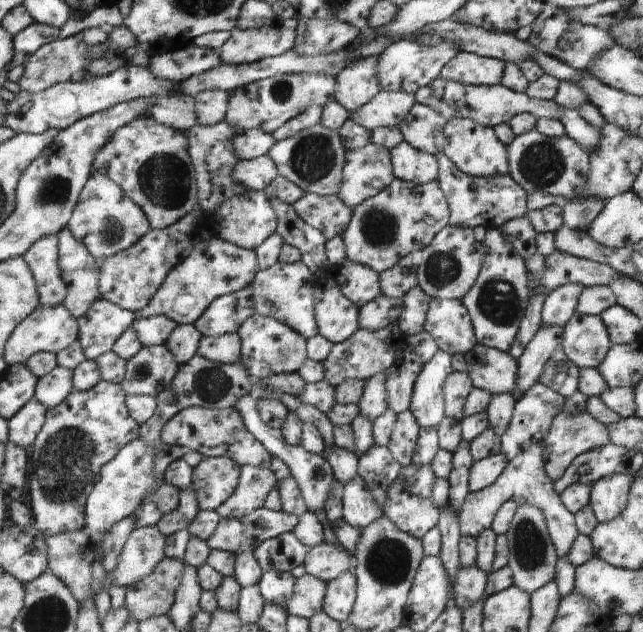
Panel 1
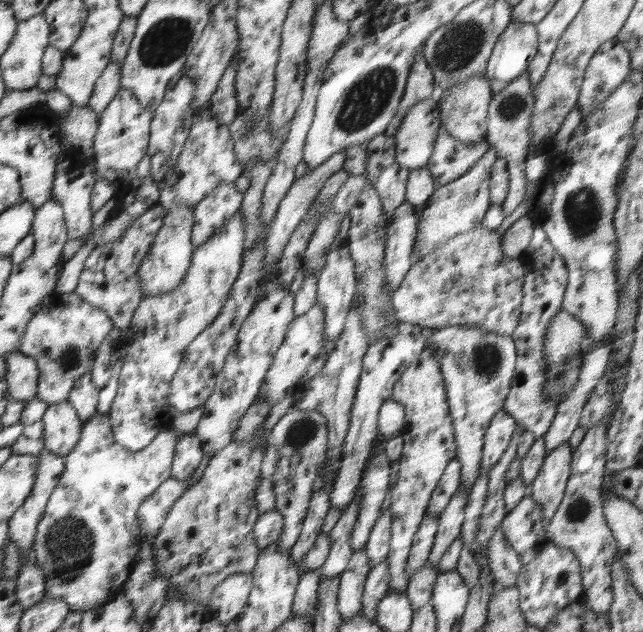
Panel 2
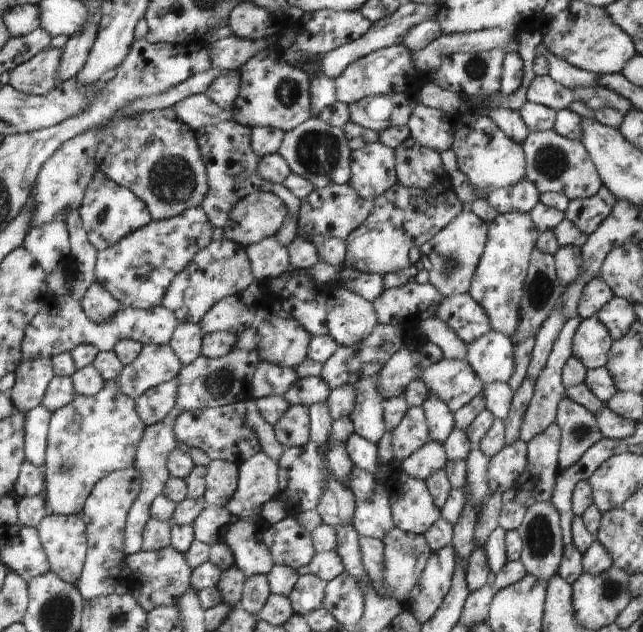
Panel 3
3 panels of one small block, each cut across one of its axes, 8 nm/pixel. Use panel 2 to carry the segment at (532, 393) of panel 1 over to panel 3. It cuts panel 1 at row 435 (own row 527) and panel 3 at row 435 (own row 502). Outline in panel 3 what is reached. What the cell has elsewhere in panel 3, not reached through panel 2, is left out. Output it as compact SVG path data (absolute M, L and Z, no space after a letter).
M577 314L569 316L566 324L562 327L558 338L554 341L552 350L550 351L546 364L541 368L540 374L535 378L535 391L533 397L530 399L526 407L522 424L520 425L519 438L528 444L534 437L544 432L556 421L557 406L567 398L564 382L562 380L563 368L567 364L570 357L572 357L572 339L576 334L576 328L582 317Z

